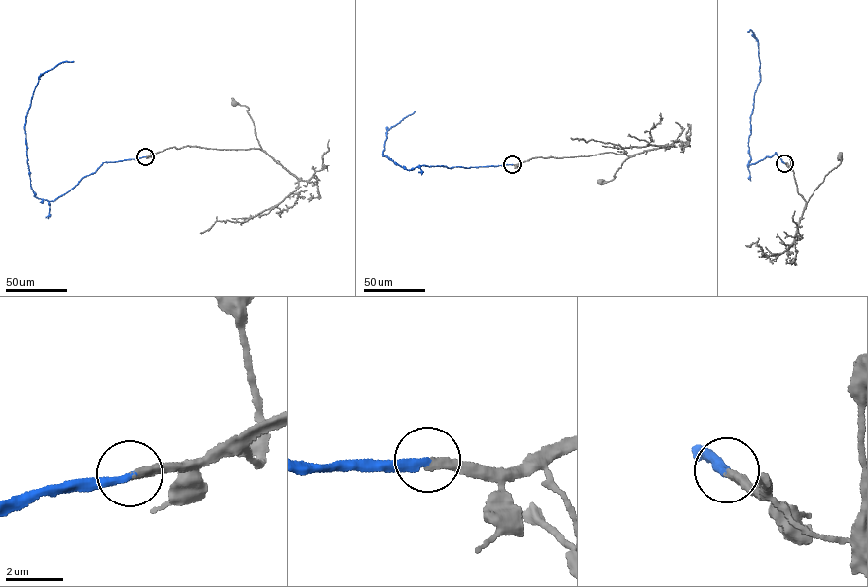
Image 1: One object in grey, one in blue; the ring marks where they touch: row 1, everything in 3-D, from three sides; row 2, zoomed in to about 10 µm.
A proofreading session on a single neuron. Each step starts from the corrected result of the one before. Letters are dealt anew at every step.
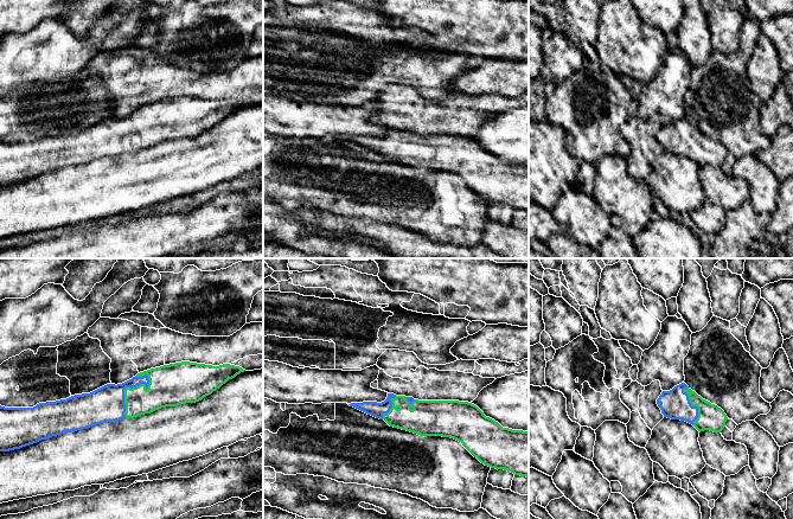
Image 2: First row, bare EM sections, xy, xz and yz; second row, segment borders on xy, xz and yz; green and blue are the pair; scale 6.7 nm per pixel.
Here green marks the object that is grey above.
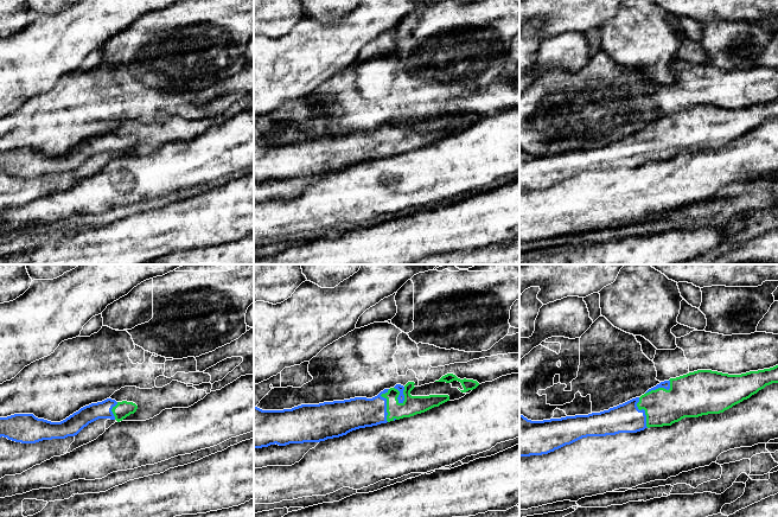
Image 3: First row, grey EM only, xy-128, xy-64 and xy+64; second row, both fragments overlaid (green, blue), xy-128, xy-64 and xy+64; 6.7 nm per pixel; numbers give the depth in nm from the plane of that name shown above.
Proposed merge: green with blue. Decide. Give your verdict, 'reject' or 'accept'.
accept

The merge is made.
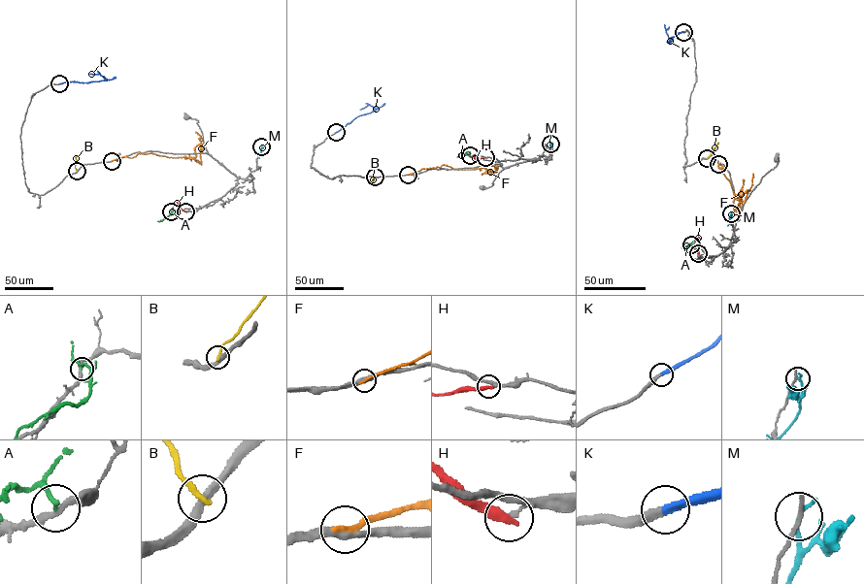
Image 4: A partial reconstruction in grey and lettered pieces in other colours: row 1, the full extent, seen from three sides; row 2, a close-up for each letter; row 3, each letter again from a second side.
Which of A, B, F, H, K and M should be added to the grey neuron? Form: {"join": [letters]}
{"join": ["K"]}

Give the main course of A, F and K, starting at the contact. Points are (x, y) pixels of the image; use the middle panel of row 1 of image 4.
A: (470, 155), (468, 151), (457, 156)
F: (408, 175), (445, 165), (456, 170), (497, 167), (491, 165)
K: (336, 132), (358, 116), (377, 109), (369, 105), (360, 110)

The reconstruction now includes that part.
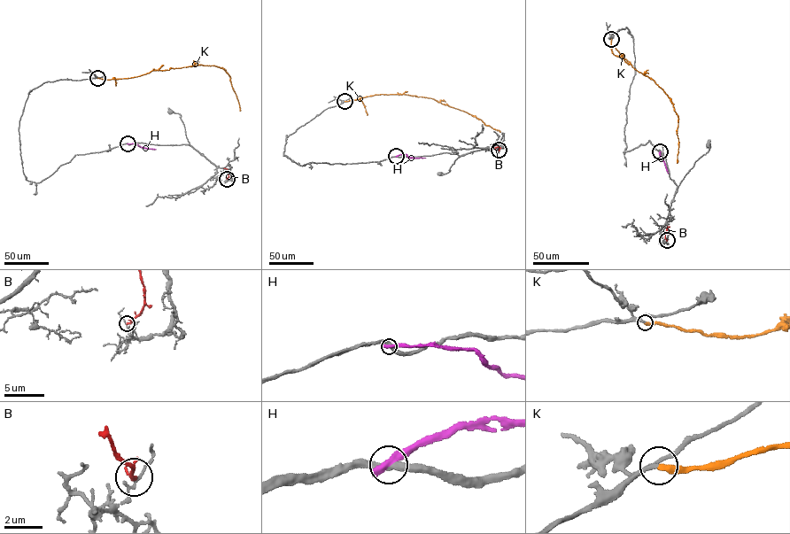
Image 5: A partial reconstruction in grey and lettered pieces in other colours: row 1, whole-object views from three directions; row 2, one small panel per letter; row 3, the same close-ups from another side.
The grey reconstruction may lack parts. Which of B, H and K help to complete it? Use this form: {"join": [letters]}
{"join": ["K"]}

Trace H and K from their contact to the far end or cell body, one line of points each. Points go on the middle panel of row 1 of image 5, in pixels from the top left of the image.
H: (396, 156), (406, 154), (409, 158), (425, 158)
K: (344, 101), (383, 94), (432, 98), (464, 111), (500, 131)

